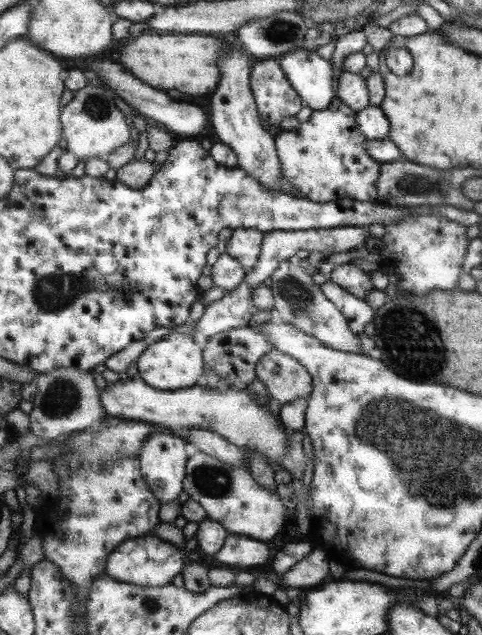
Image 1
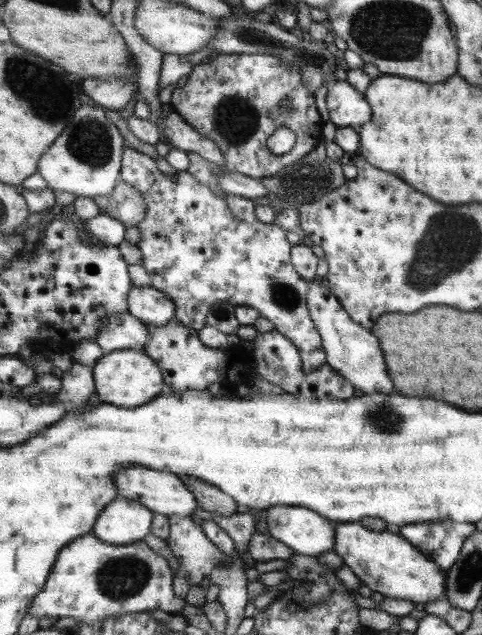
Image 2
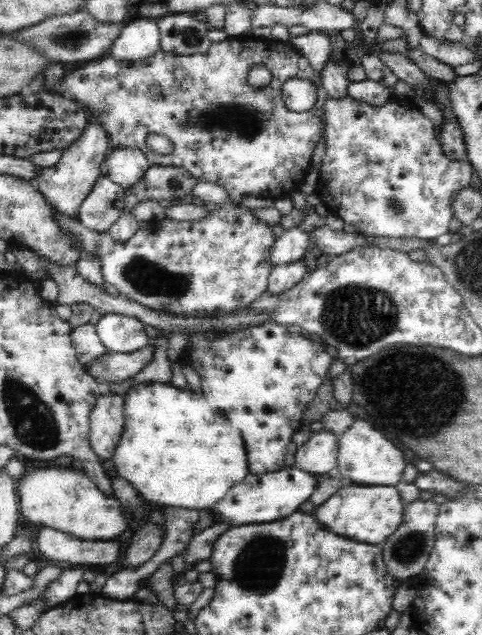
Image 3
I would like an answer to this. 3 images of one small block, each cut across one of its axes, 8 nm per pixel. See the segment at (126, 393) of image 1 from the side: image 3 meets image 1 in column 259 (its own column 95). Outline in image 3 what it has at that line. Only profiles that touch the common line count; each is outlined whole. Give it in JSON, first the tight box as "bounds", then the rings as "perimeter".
{"bounds":[89,395,124,460],"perimeter":[[[102,395],[90,410],[89,443],[102,460],[112,460],[124,430],[124,395]]]}

